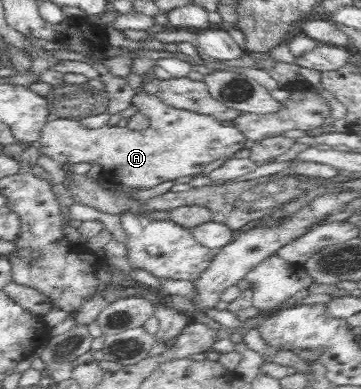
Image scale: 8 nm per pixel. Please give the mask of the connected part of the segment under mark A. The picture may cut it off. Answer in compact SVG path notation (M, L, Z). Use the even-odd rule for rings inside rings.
M143 87L134 91L130 105L137 108L150 121L148 128L137 131L127 127L103 125L97 129L87 129L73 118L61 118L45 123L38 141L40 153L60 164L97 163L103 170L113 170L113 181L136 189L151 189L163 181L174 181L178 177L195 176L207 169L209 163L233 157L237 151L245 149L246 137L233 125L217 121L212 115L201 115L184 109L175 109L163 103L156 94L149 94Z

